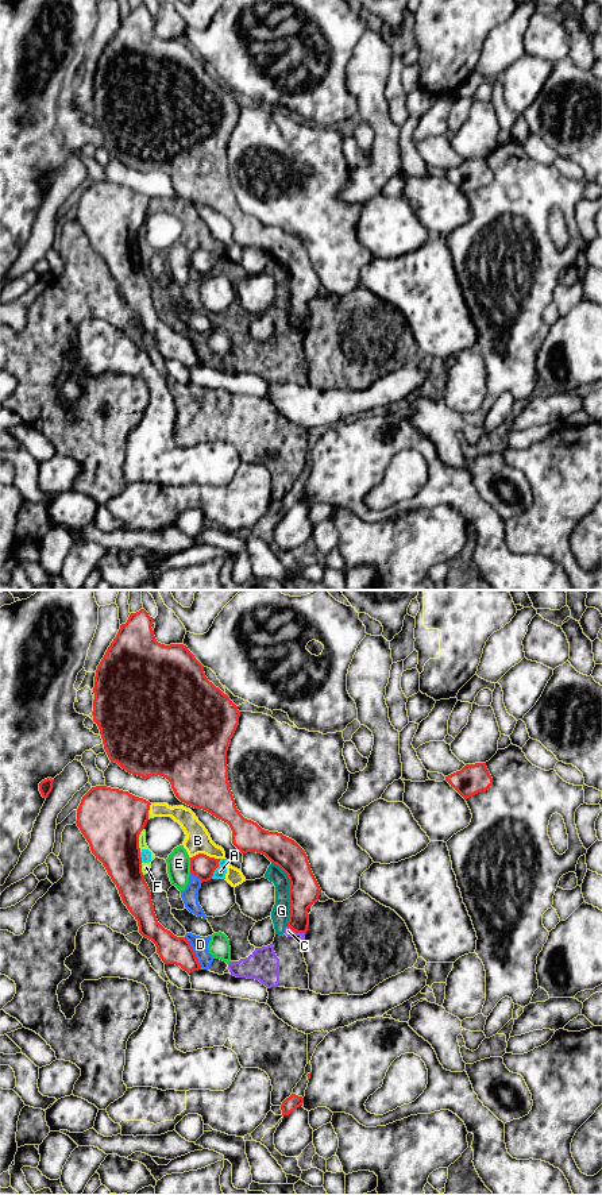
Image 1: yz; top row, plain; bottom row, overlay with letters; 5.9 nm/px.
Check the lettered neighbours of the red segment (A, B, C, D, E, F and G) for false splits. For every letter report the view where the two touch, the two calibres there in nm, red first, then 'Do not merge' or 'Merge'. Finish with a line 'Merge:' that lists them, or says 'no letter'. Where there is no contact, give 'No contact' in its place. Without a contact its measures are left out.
A: Touches red in yz. Thickness 140 nm (red) against 70 nm. Do not merge
B: Touches red in yz. Thickness 140 nm (red) against 150 nm. Do not merge
C: Touches red in yz. Thickness 180 nm (red) against 50 nm. Do not merge
D: Touches red in yz. Thickness 170 nm (red) against 100 nm. Do not merge
E: Touches red in yz. Thickness 140 nm (red) against 140 nm. Do not merge
F: Touches red in yz. Thickness 380 nm (red) against 50 nm. Do not merge
G: Touches red in yz. Thickness 190 nm (red) against 110 nm. Do not merge
Merge: no letter

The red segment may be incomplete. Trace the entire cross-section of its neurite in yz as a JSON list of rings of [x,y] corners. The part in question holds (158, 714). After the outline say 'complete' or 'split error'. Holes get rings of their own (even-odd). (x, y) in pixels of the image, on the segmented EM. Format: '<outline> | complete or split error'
[[[144,609],[131,613],[97,666],[92,716],[104,749],[111,762],[132,775],[166,778],[181,802],[227,822],[232,830],[232,844],[242,853],[262,853],[277,864],[290,882],[288,926],[306,934],[308,909],[319,901],[321,888],[305,851],[282,833],[265,830],[244,818],[229,789],[227,751],[240,712],[227,694],[208,681],[204,666],[186,645],[157,641],[153,622],[154,618]]] | complete

